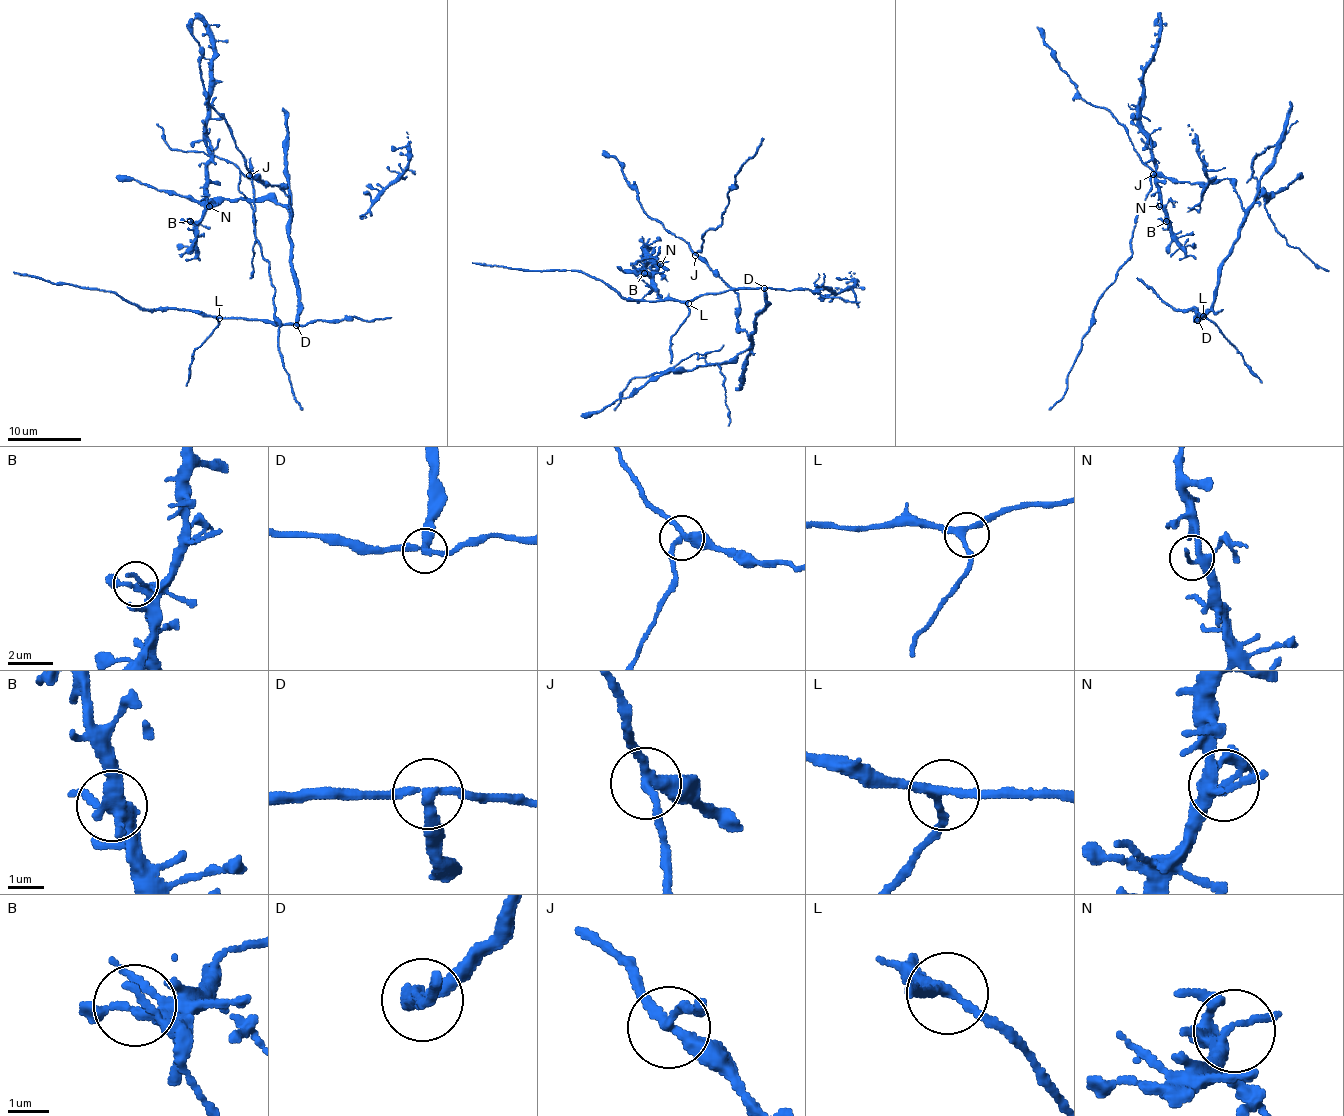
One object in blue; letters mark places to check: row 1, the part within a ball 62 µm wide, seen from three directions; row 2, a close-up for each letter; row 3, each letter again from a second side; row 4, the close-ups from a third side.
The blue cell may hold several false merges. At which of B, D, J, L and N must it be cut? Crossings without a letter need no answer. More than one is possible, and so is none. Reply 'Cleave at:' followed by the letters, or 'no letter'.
Cleave at: D, J

